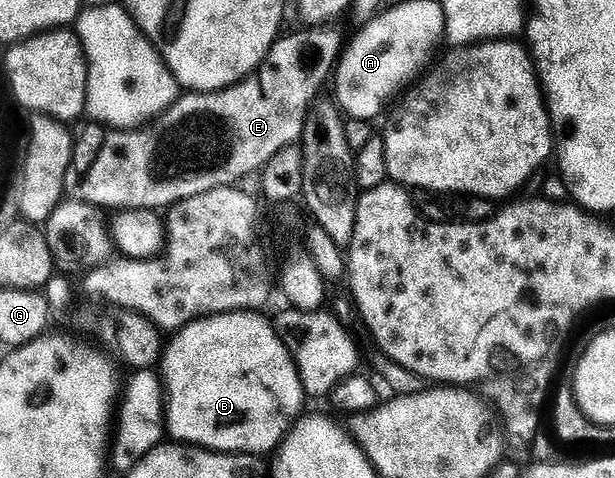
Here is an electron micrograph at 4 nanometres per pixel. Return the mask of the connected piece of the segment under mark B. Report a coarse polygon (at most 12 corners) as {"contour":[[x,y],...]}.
{"contour":[[256,311],[207,315],[160,360],[171,440],[273,452],[298,370]]}

